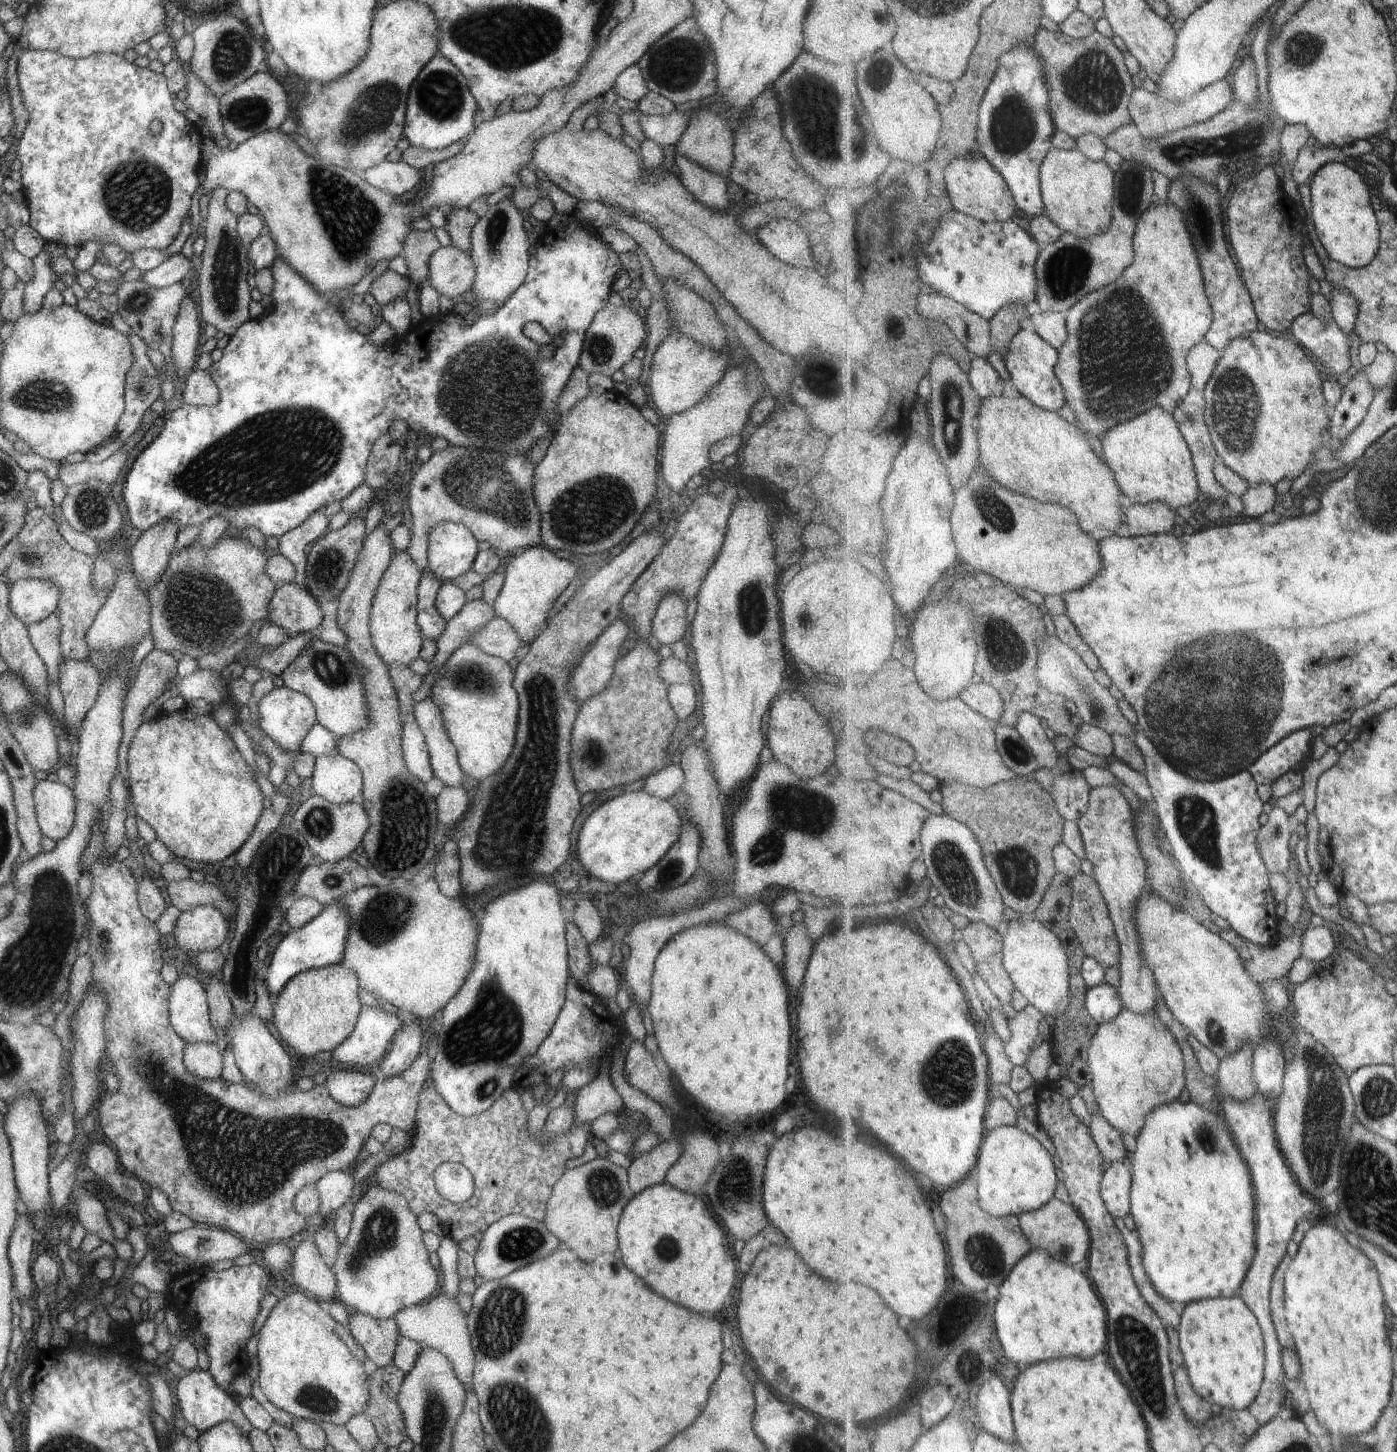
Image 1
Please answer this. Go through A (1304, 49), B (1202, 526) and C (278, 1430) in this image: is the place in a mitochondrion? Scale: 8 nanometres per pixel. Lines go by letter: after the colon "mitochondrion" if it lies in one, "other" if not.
A: mitochondrion
B: other
C: other

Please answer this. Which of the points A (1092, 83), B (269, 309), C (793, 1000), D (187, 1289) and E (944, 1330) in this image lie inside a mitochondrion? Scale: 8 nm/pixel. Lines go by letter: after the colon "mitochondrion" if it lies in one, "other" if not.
A: mitochondrion
B: other
C: other
D: other
E: other

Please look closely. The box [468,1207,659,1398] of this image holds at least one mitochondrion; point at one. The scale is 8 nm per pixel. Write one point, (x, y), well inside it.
(500, 1324)

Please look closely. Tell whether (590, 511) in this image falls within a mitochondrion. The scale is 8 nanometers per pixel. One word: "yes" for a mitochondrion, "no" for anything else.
yes

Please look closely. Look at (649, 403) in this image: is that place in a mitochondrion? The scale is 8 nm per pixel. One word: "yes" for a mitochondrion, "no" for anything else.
no

